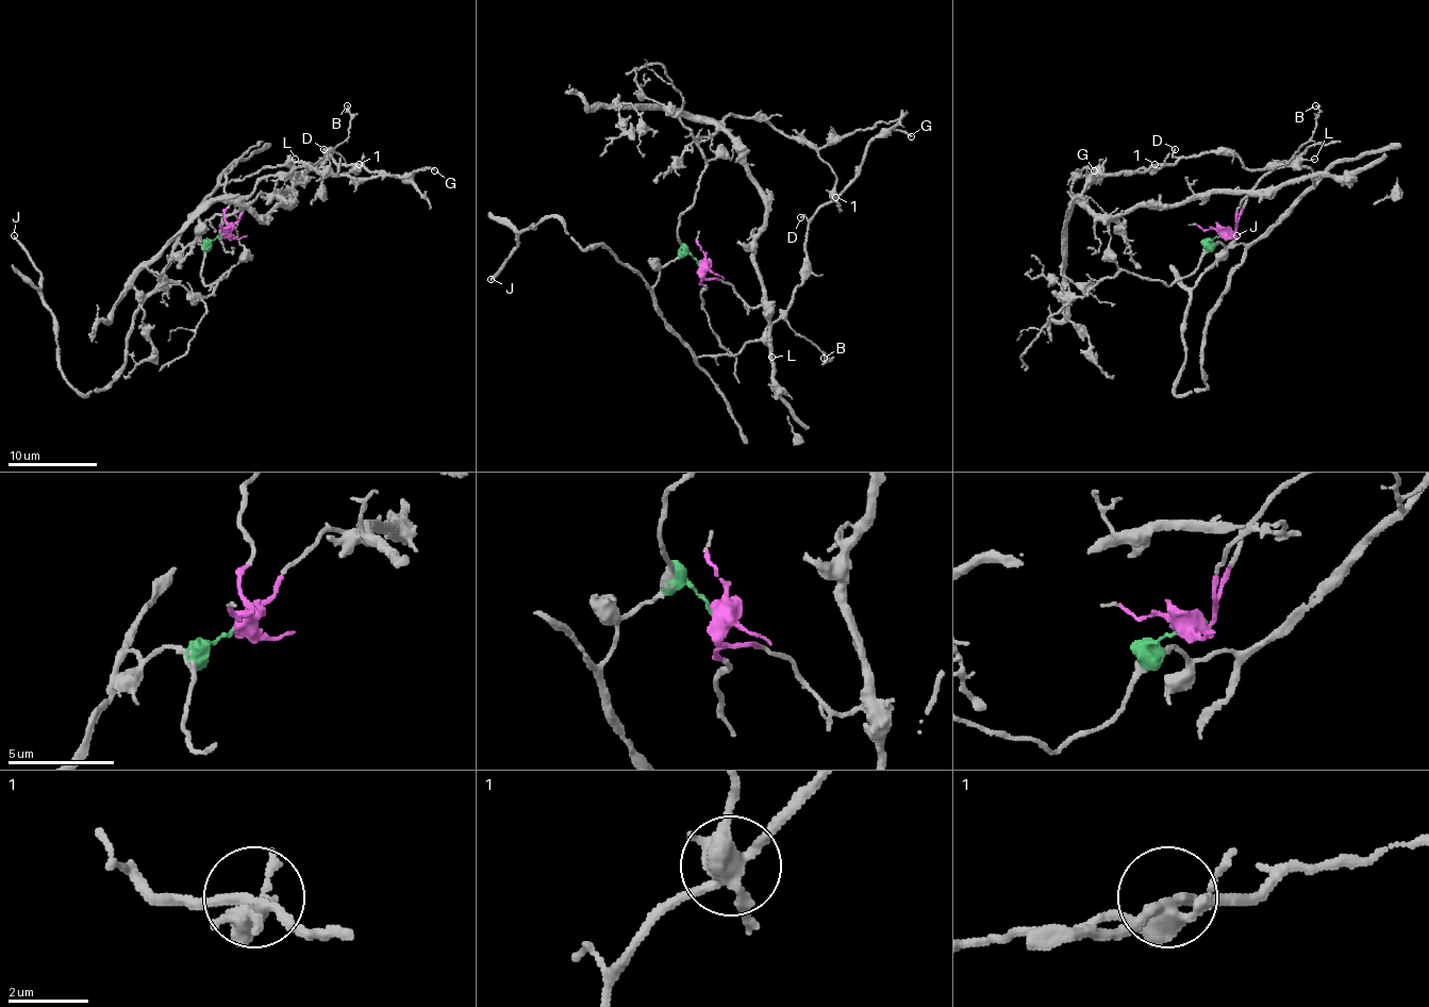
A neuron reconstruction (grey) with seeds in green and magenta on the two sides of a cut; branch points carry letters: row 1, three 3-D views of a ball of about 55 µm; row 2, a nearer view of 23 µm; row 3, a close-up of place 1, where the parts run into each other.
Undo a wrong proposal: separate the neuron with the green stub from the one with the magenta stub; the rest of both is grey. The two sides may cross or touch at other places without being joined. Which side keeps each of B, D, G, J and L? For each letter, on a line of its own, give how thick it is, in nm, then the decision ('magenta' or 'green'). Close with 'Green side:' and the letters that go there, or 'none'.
B: 190 nm | green
D: 150 nm | green
G: 200 nm | green
J: 220 nm | green
L: 100 nm | green
Green side: B, D, G, J, L

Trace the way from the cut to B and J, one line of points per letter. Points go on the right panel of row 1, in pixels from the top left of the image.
B: (1226, 231), (1210, 240), (1255, 244), (1315, 184), (1313, 172), (1277, 162), (1311, 137), (1315, 105)
J: (1226, 231), (1210, 240), (1240, 244), (1244, 262), (1208, 319), (1206, 386), (1177, 396), (1193, 286), (1236, 235)

